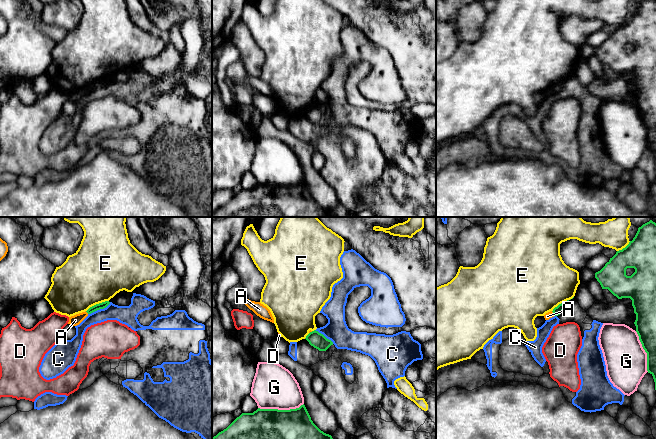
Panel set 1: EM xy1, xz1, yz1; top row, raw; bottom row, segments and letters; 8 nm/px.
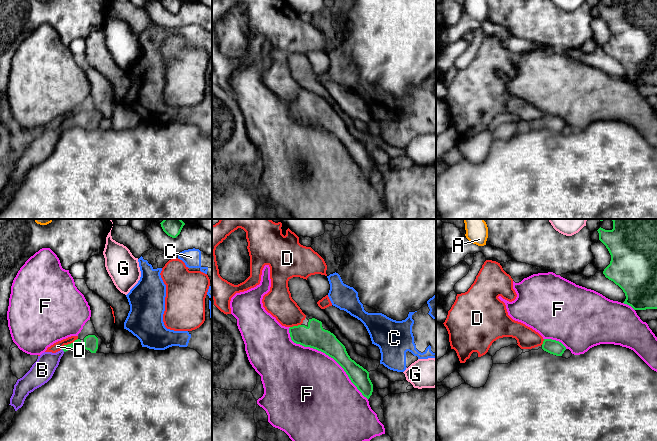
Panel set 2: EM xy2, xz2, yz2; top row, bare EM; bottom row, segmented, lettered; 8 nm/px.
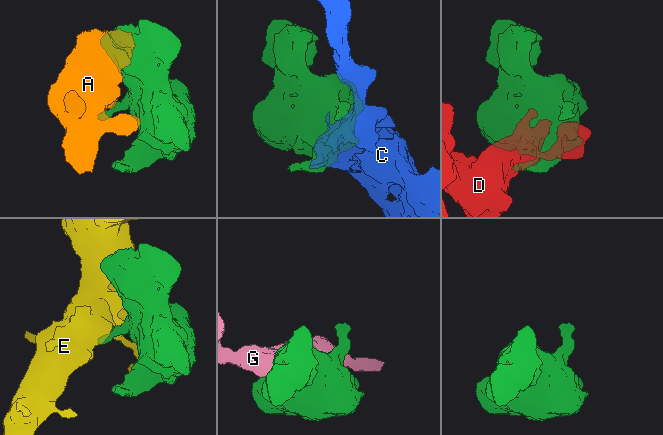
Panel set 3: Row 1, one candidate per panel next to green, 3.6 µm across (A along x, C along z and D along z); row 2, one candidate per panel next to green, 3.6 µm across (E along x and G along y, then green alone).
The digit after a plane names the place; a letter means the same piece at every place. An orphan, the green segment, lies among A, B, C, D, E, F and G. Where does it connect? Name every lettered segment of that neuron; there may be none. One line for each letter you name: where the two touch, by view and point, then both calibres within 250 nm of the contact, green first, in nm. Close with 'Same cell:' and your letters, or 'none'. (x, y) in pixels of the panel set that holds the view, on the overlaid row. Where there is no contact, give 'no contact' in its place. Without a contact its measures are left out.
B: contact xy2 (63, 350); calibres 60 and 180 nm
Same cell: B

